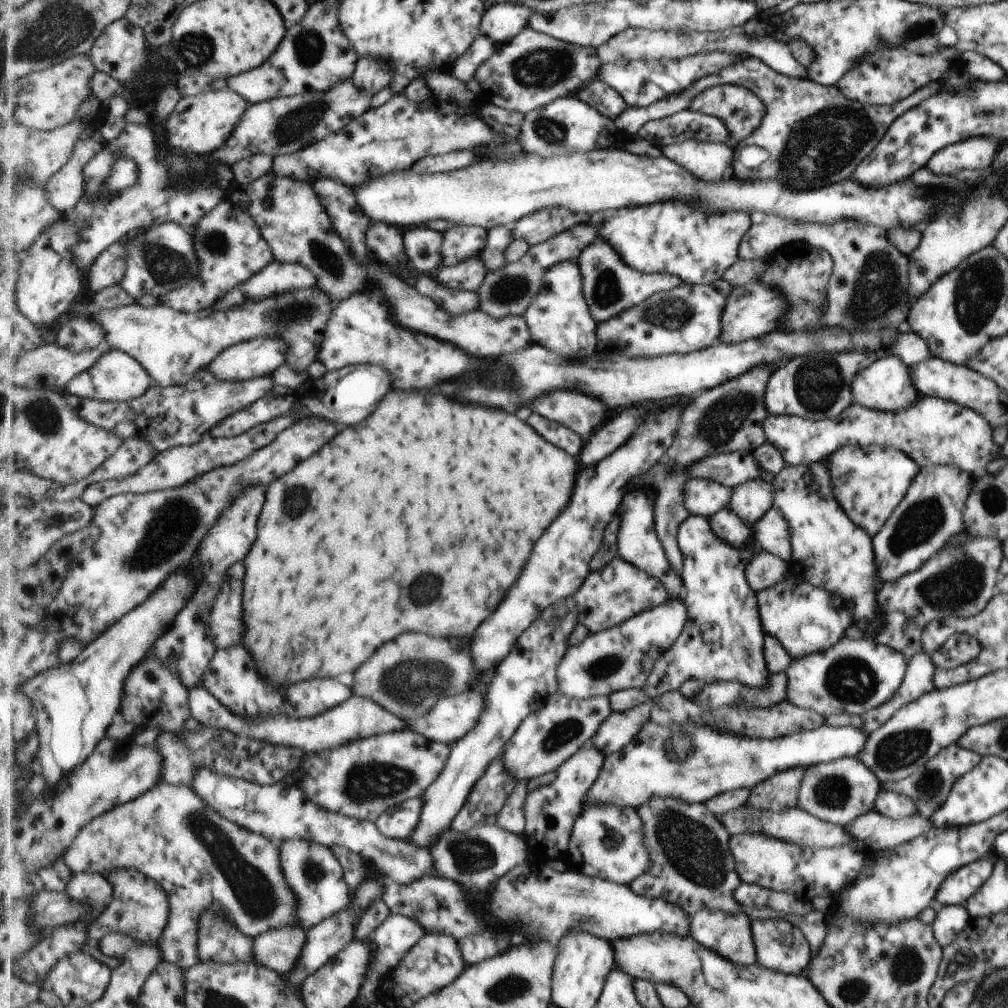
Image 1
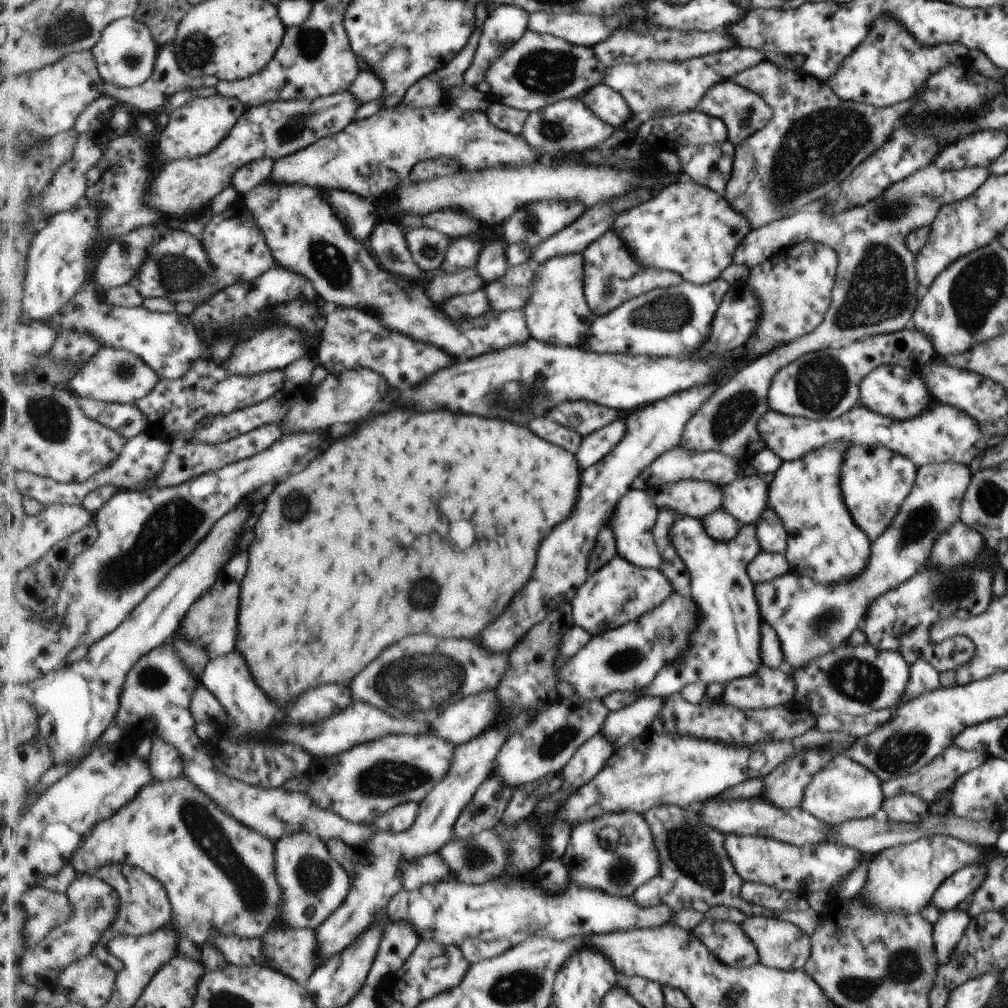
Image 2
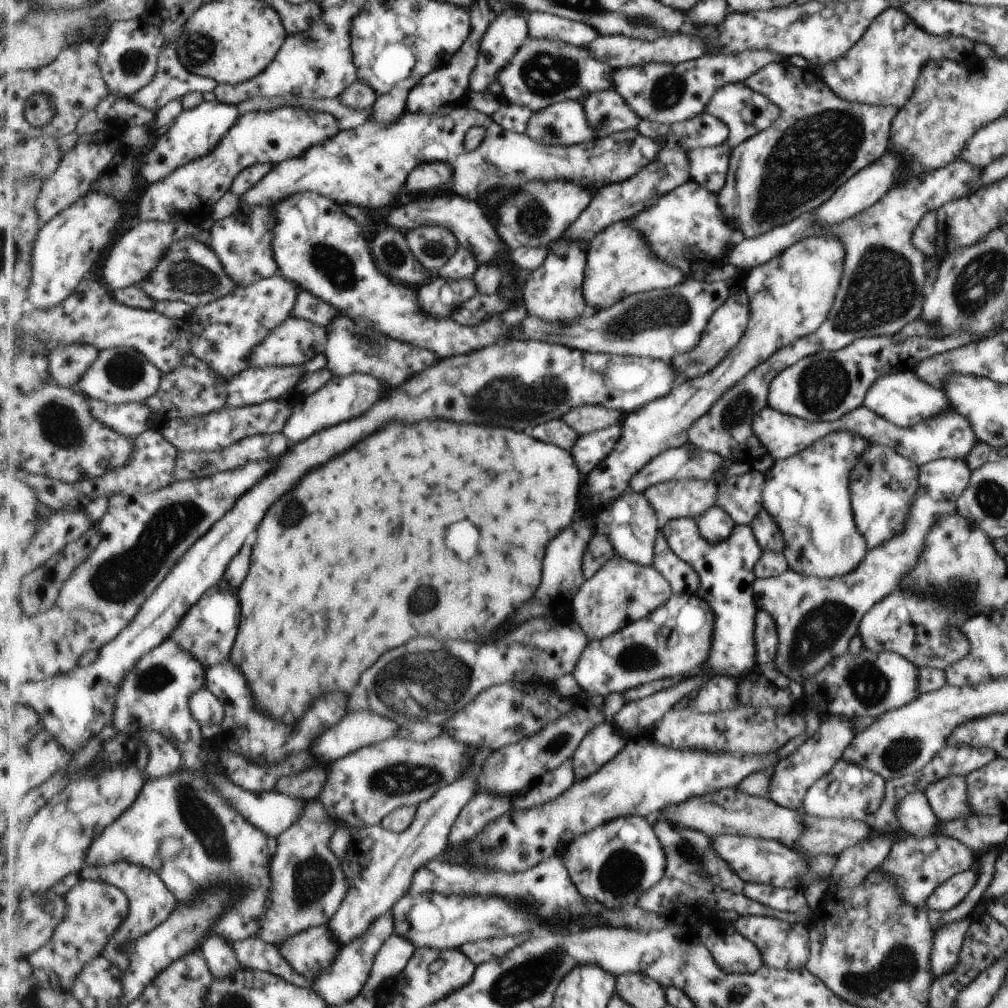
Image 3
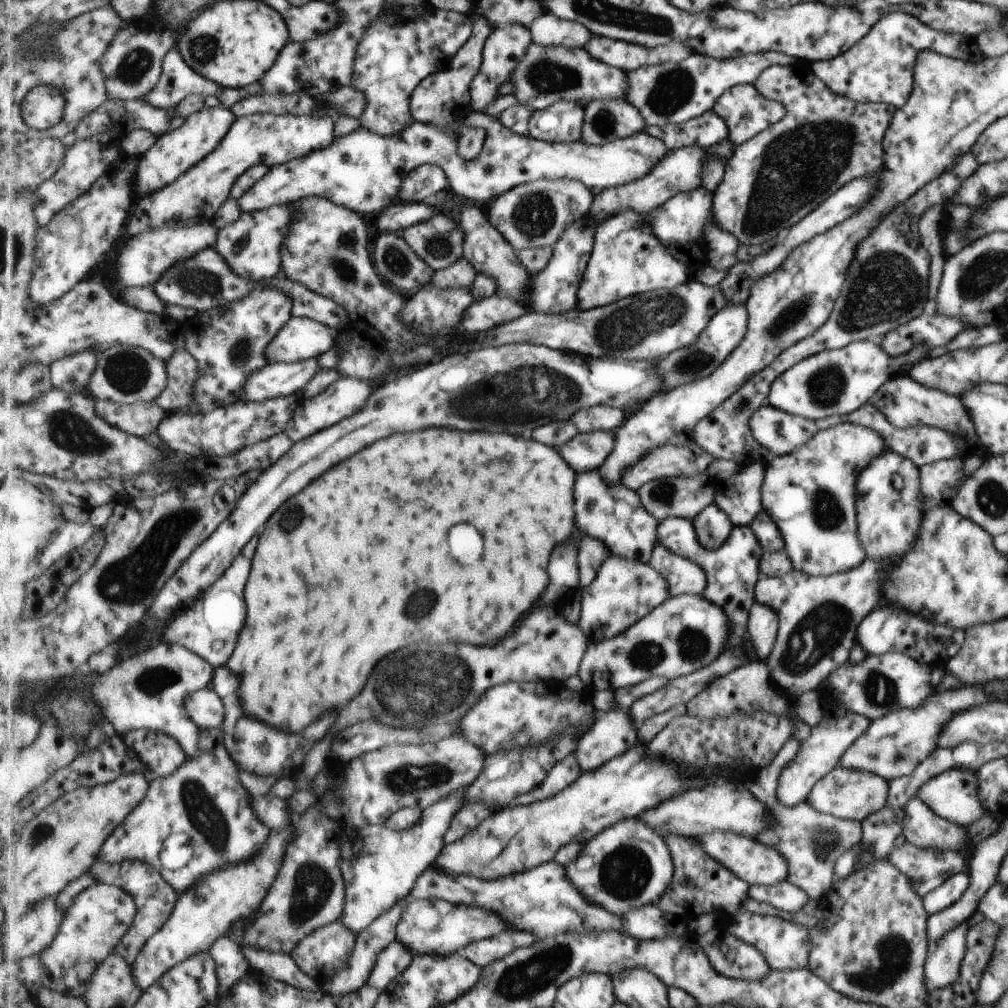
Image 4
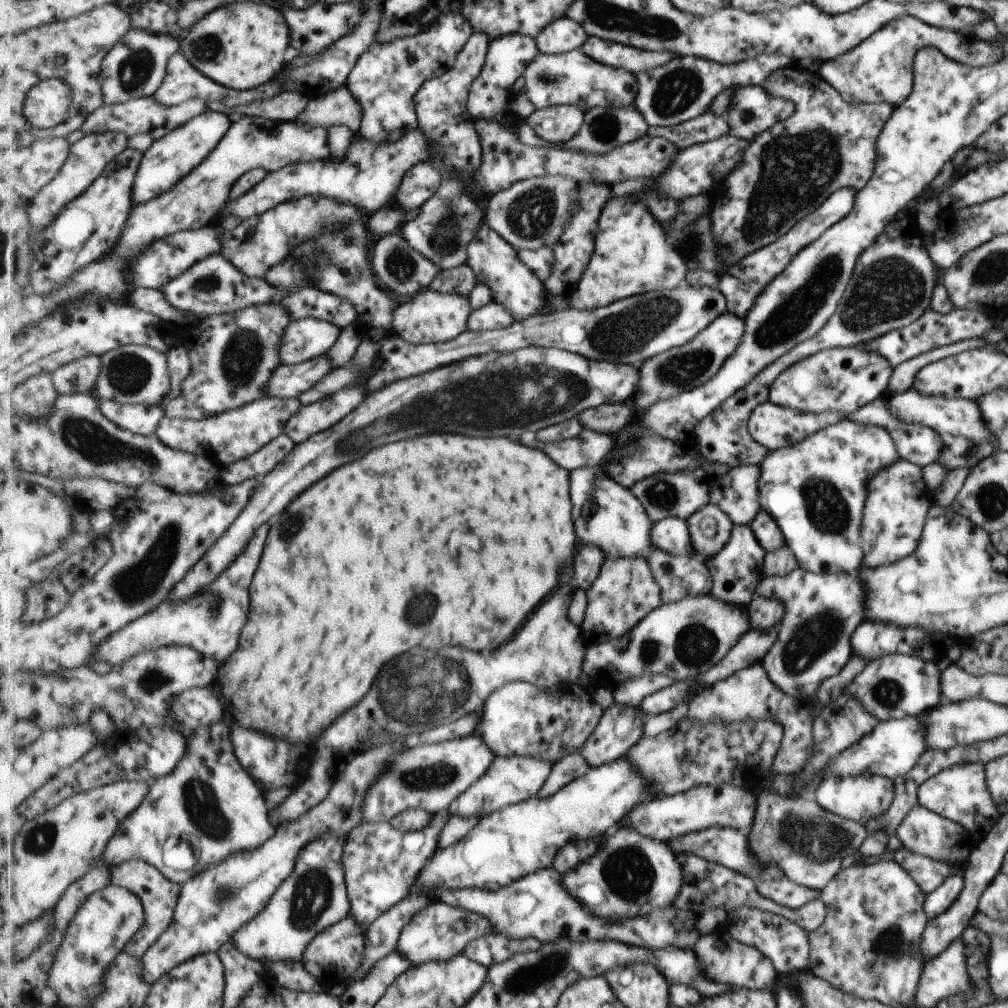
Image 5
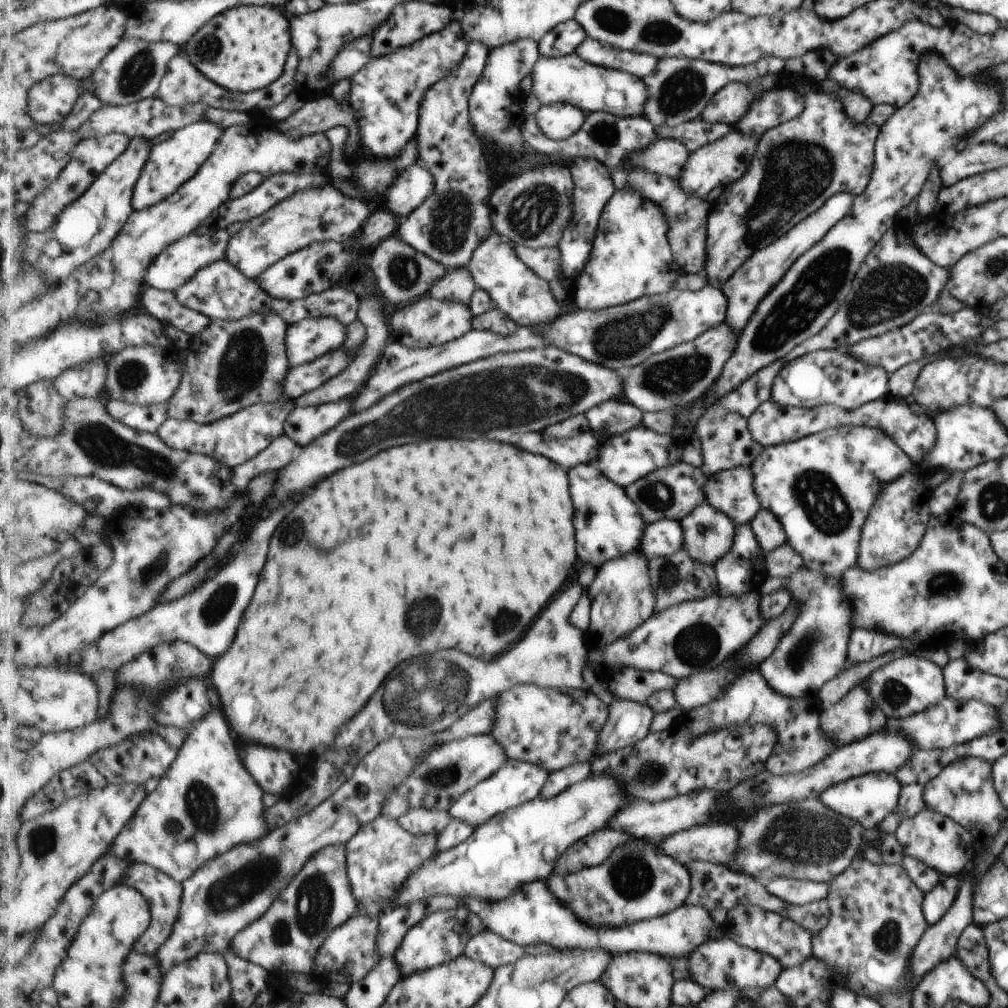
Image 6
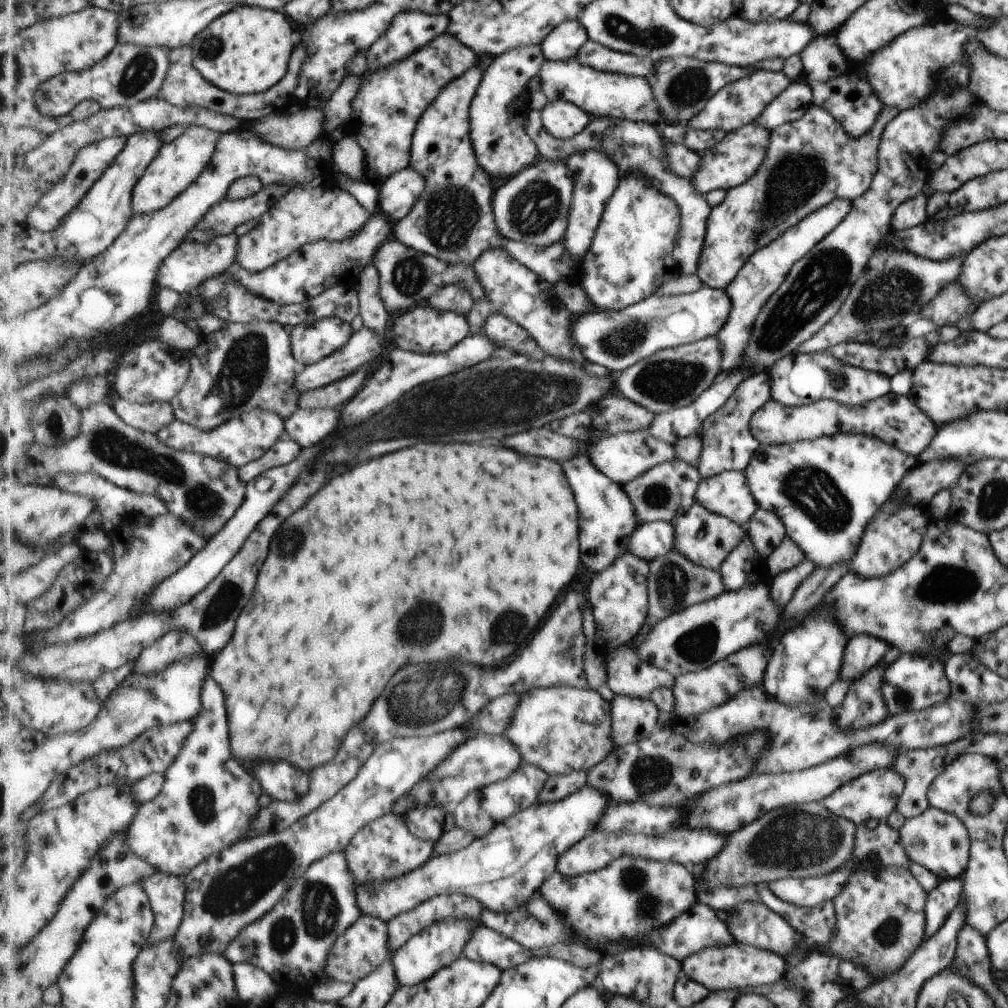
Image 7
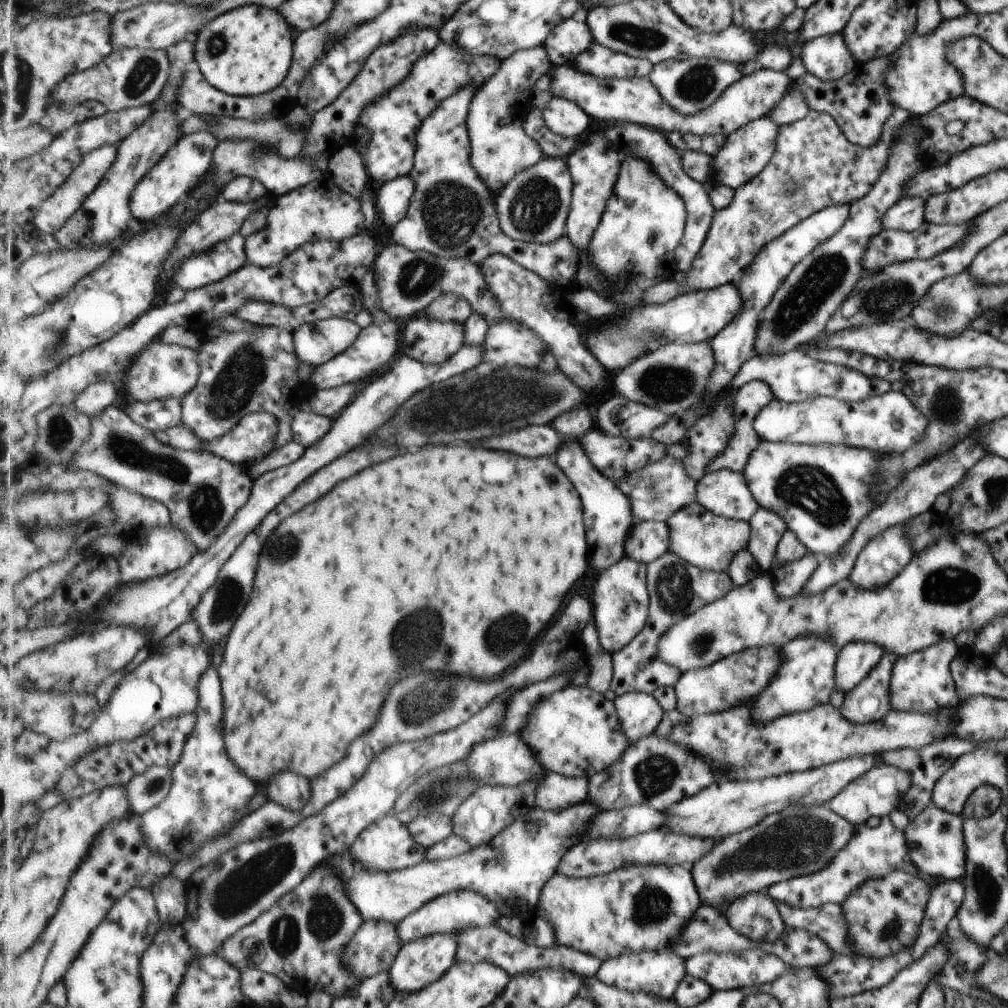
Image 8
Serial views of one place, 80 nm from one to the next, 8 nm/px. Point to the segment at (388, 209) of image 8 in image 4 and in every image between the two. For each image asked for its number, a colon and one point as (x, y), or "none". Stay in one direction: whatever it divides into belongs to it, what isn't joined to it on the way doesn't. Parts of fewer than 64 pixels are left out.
4: (423, 184)
5: (421, 183)
6: (413, 185)
7: (398, 194)

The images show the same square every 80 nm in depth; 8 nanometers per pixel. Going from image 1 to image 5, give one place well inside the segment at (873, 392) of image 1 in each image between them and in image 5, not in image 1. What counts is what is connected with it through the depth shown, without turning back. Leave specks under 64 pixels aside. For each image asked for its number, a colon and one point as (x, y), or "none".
2: (893, 391)
3: (901, 397)
4: (904, 402)
5: (966, 438)

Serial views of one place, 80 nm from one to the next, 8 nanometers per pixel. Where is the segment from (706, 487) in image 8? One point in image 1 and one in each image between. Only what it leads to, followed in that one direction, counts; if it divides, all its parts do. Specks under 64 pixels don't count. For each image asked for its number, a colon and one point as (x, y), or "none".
1: (750, 500)
2: (745, 499)
3: (739, 495)
4: (738, 496)
5: (735, 492)
6: (730, 492)
7: (727, 494)

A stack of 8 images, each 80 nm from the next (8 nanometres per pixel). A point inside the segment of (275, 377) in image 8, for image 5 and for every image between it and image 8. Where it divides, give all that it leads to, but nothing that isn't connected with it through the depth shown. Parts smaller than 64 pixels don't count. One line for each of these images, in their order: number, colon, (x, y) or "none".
5: (234, 355)
6: (233, 364)
7: (243, 367)

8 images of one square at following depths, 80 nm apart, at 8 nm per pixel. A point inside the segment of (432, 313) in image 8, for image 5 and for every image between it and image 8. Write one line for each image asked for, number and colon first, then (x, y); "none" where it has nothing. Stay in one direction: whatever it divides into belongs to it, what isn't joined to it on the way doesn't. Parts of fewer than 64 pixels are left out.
5: (462, 280)
6: (459, 285)
7: (456, 298)

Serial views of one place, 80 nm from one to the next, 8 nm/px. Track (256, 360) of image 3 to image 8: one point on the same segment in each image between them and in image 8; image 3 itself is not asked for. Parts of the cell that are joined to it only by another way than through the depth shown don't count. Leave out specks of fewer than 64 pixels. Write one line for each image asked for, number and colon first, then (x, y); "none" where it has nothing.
4: (301, 339)
5: (305, 339)
6: (312, 338)
7: (312, 342)
8: (318, 342)

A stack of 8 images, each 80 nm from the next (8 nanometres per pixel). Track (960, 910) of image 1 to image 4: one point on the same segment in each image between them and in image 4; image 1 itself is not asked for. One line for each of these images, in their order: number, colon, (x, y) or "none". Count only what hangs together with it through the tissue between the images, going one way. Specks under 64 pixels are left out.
2: (949, 929)
3: (947, 941)
4: (941, 970)

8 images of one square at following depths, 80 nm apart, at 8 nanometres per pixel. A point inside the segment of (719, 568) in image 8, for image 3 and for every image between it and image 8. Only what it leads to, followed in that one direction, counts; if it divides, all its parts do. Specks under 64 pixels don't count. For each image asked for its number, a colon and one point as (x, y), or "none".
3: (715, 525)
4: (712, 526)
5: (710, 527)
6: (708, 534)
7: (704, 538)

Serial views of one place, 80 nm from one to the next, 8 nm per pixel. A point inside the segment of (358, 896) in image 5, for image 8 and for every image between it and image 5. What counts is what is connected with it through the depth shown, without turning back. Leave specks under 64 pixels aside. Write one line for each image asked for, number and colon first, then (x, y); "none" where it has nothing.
6: (381, 856)
7: (386, 849)
8: (388, 844)

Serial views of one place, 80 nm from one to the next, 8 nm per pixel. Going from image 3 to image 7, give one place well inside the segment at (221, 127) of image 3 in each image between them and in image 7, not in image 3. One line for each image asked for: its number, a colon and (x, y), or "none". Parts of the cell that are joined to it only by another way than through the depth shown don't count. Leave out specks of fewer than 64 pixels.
4: (174, 153)
5: (171, 158)
6: (173, 162)
7: (180, 163)

